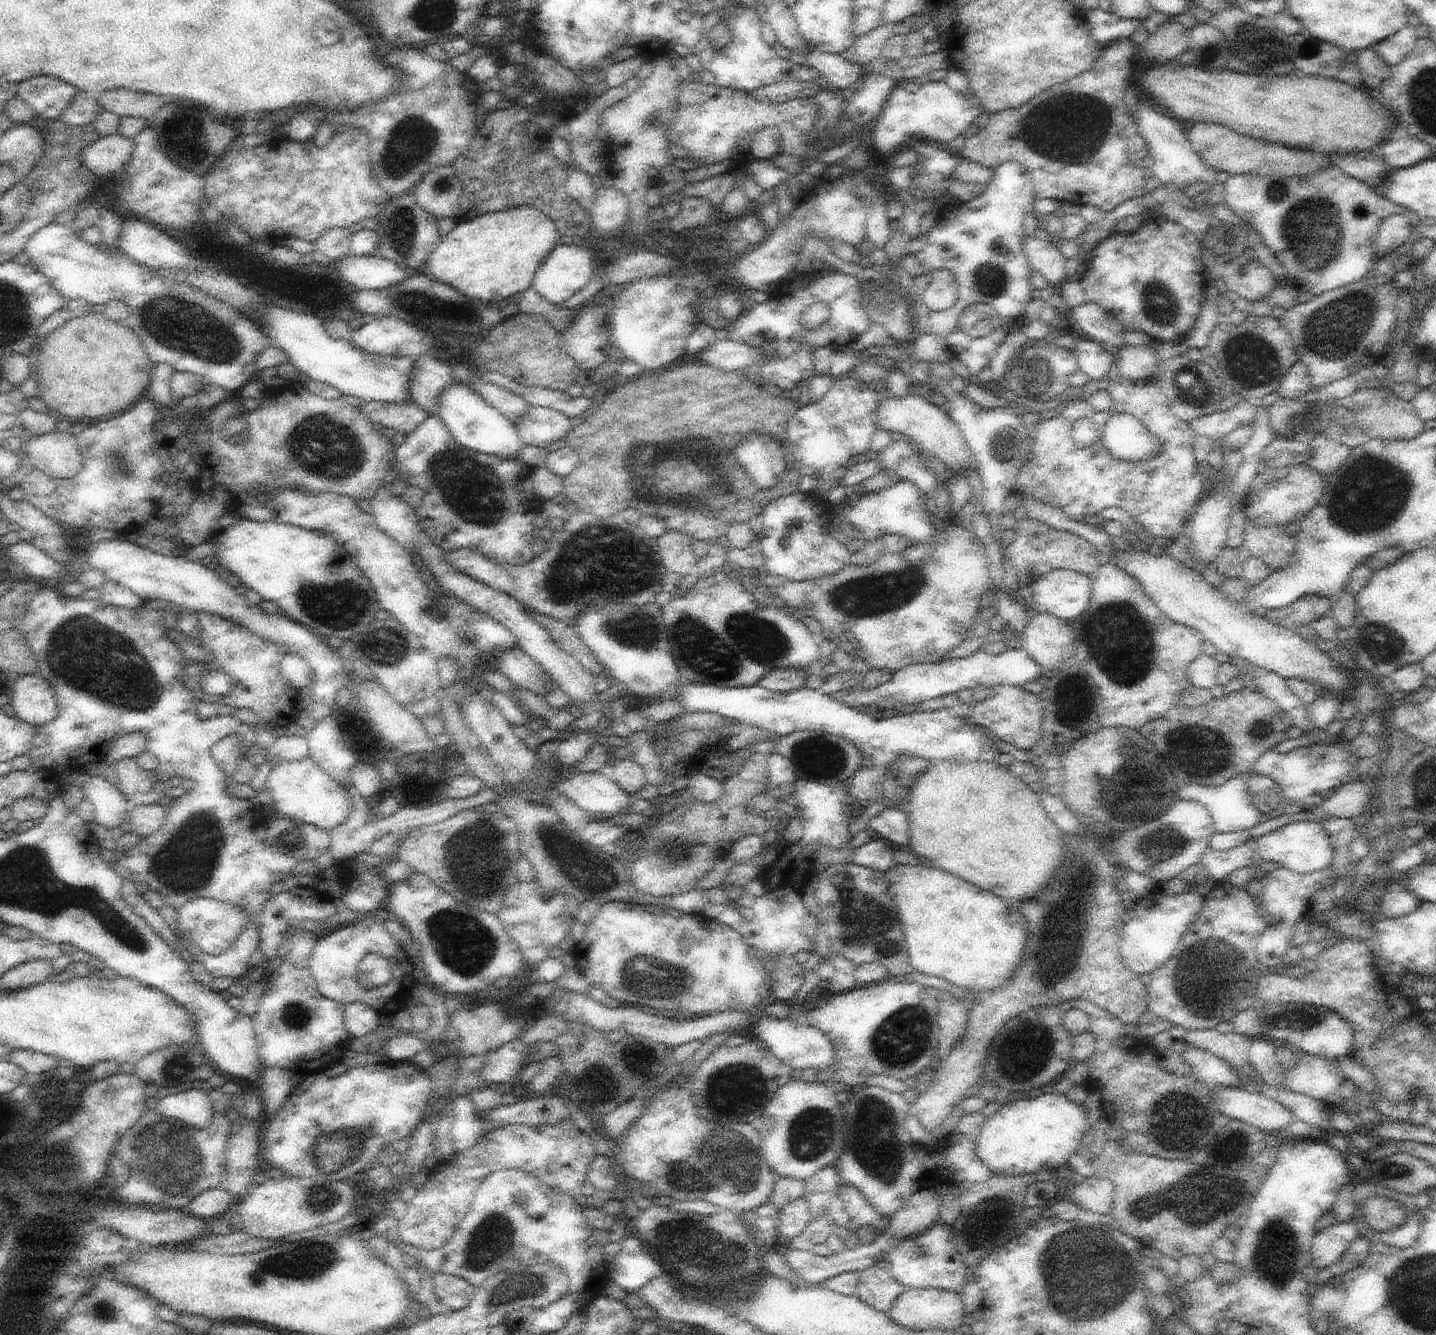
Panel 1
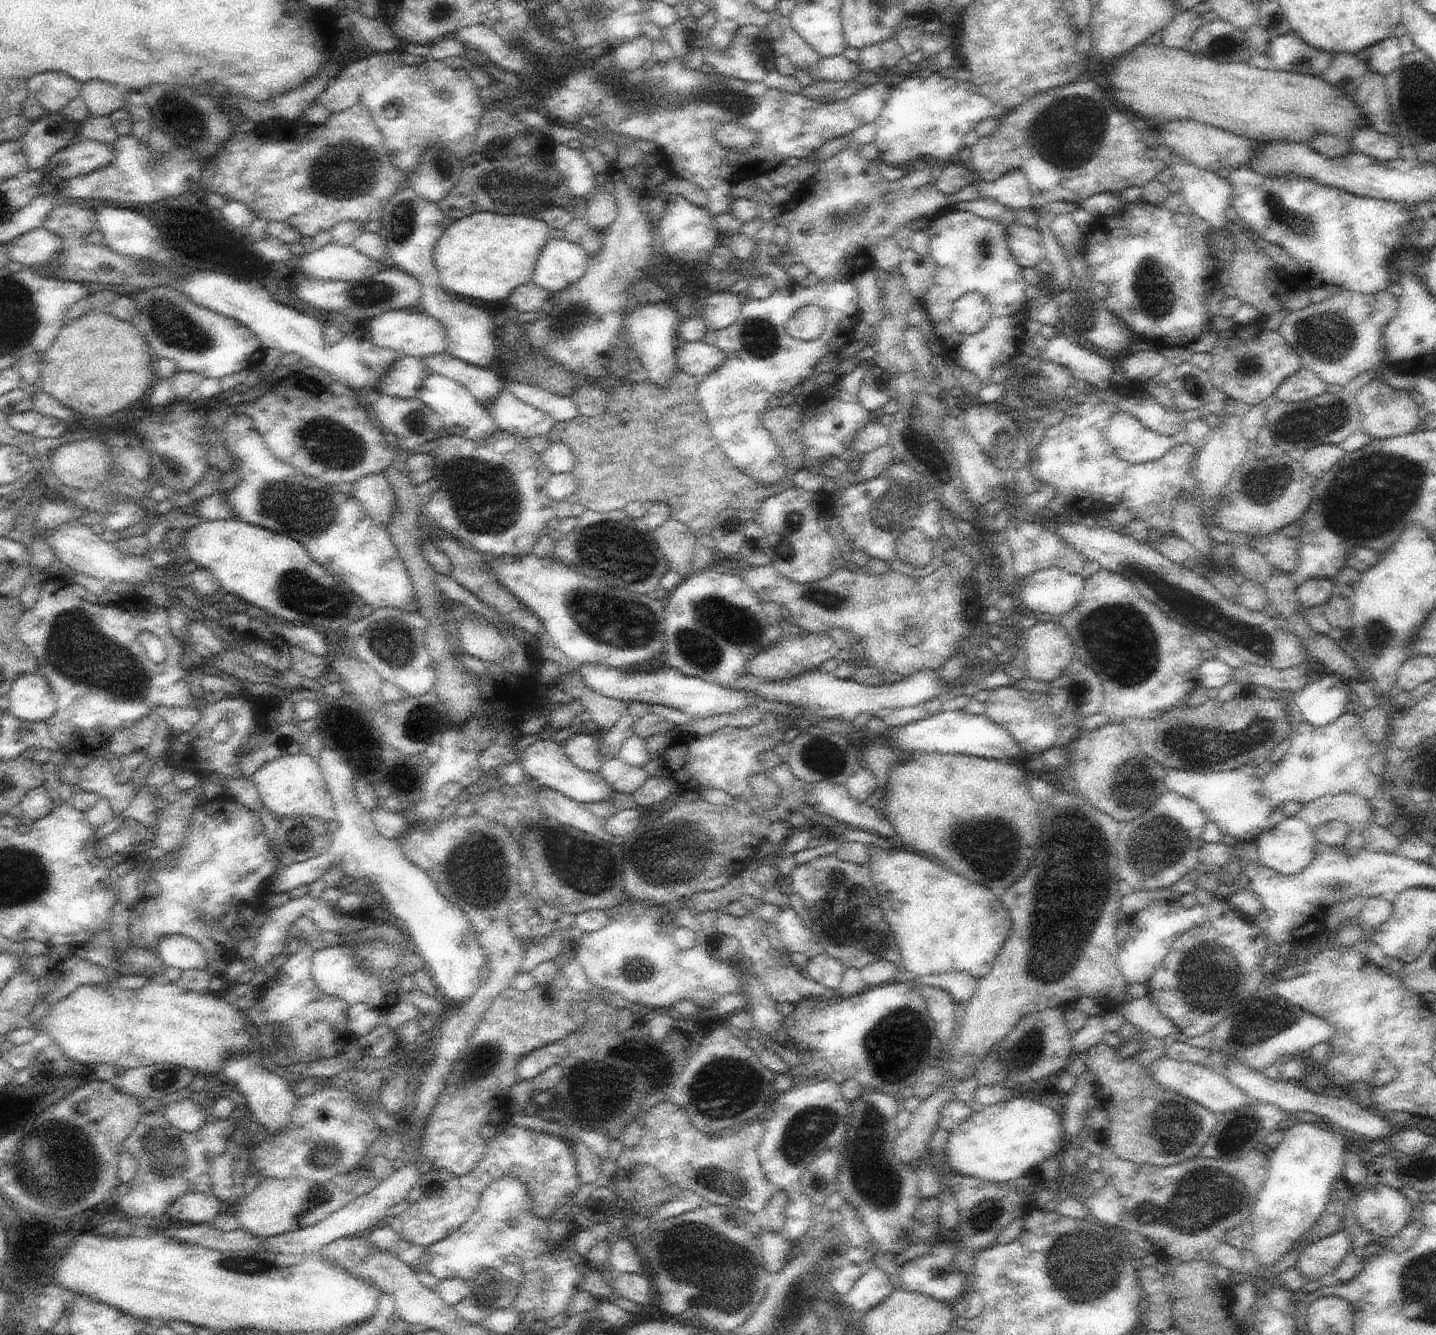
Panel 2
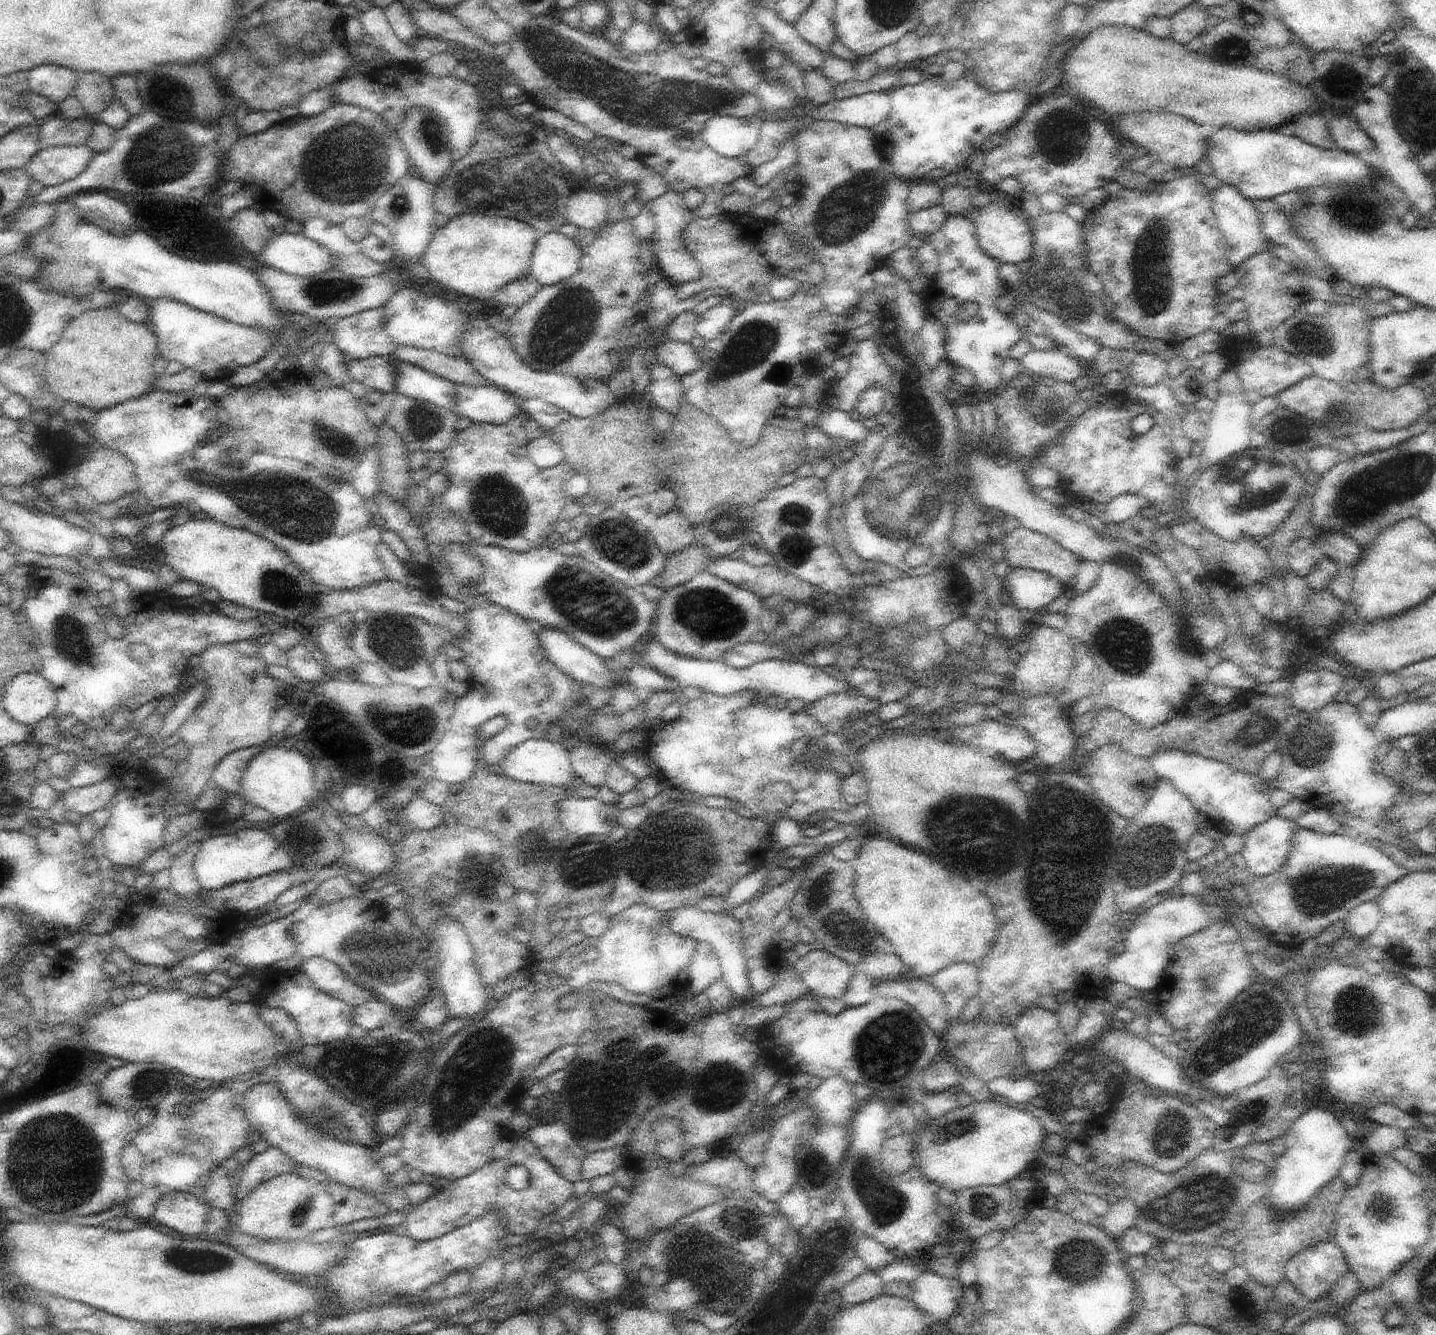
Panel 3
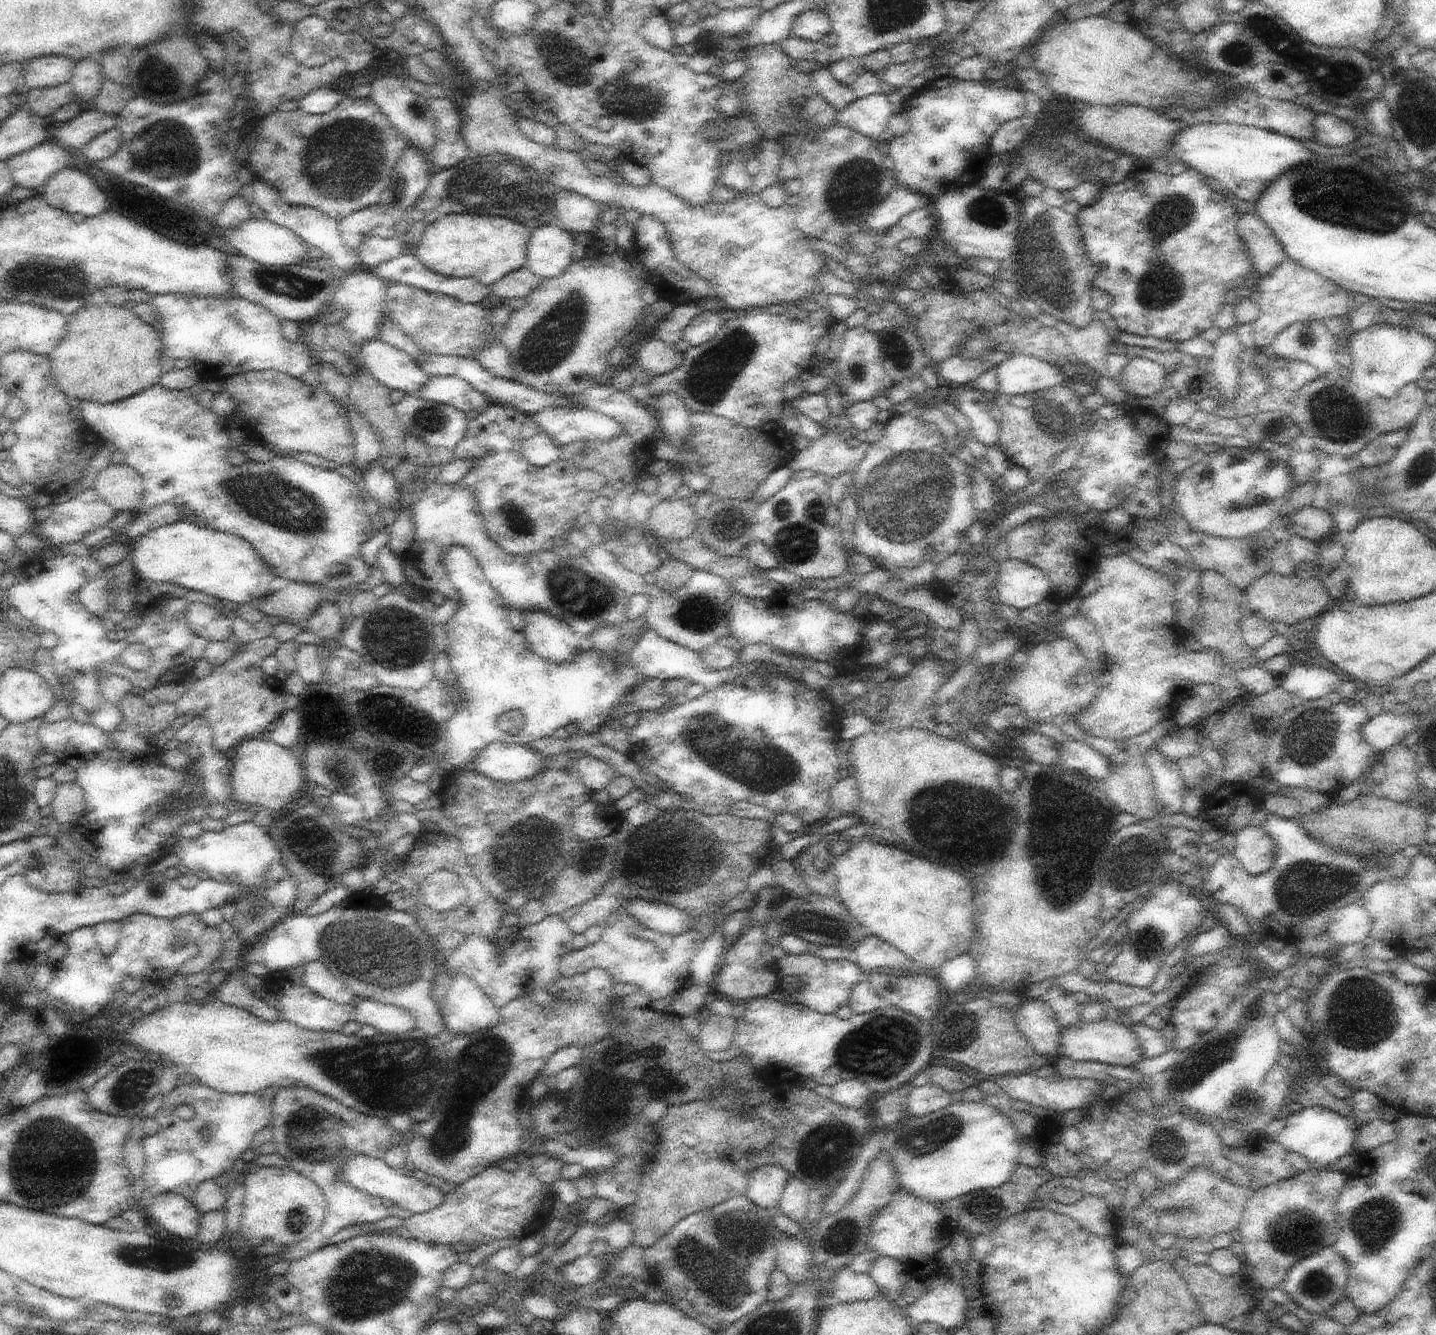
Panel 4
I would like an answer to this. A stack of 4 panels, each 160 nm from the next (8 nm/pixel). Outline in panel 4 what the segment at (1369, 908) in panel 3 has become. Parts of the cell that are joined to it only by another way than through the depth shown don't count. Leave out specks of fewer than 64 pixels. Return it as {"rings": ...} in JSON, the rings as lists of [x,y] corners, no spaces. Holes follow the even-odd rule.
{"rings":[[[1360,903],[1339,908],[1328,921],[1328,934],[1332,942],[1346,946],[1350,942],[1369,940],[1373,927],[1368,911]]]}

